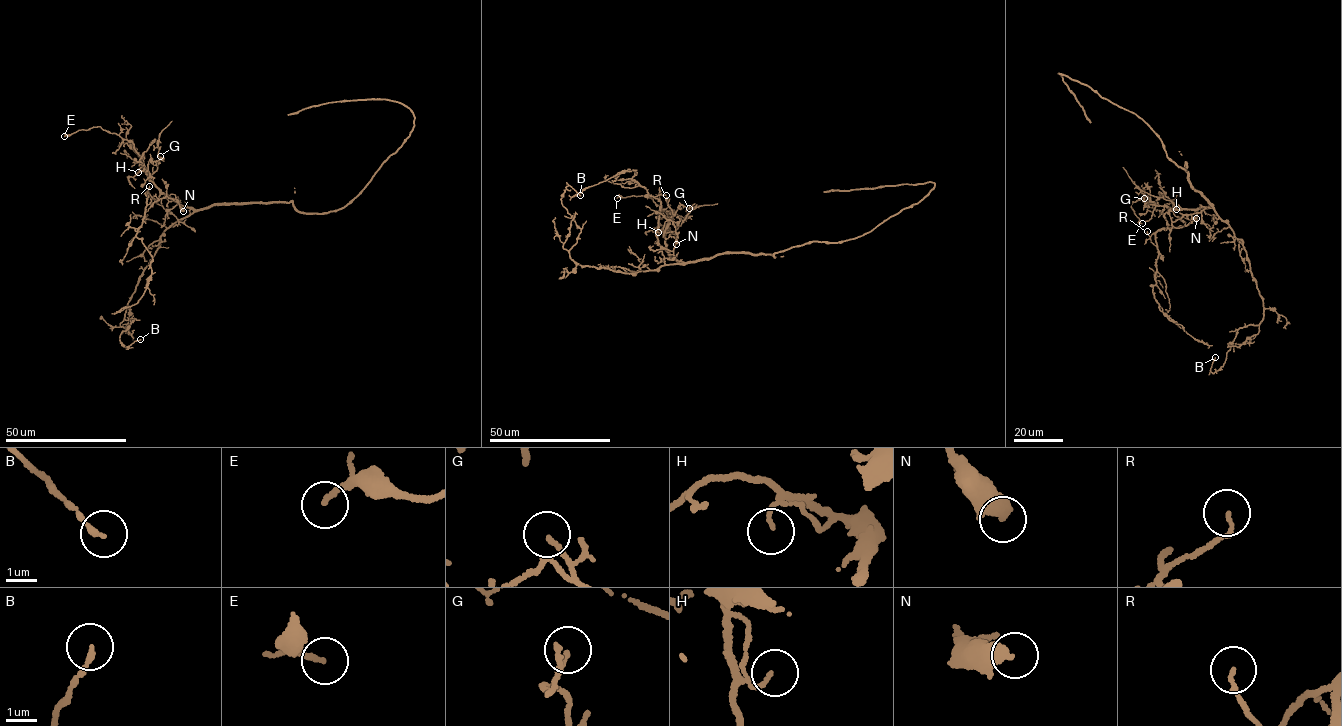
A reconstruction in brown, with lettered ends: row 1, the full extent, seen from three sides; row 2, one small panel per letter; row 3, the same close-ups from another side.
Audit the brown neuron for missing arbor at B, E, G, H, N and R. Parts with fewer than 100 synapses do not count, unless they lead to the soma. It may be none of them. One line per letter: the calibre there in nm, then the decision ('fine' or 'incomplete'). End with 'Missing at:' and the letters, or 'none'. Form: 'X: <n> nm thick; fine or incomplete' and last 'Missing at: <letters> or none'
B: 180 nm thick; fine
E: 170 nm thick; fine
G: 120 nm thick; fine
H: 130 nm thick; fine
N: 480 nm thick; fine
R: 110 nm thick; fine
Missing at: none

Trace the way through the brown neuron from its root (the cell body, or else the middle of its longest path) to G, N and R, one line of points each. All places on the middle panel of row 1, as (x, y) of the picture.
G: (763, 254), (738, 252), (683, 263), (678, 261), (666, 248), (663, 230), (680, 205), (688, 205), (689, 208)
N: (763, 254), (724, 253), (683, 263), (674, 256), (676, 244)
R: (763, 254), (738, 252), (683, 263), (678, 261), (660, 245), (656, 234), (659, 197), (666, 195)

